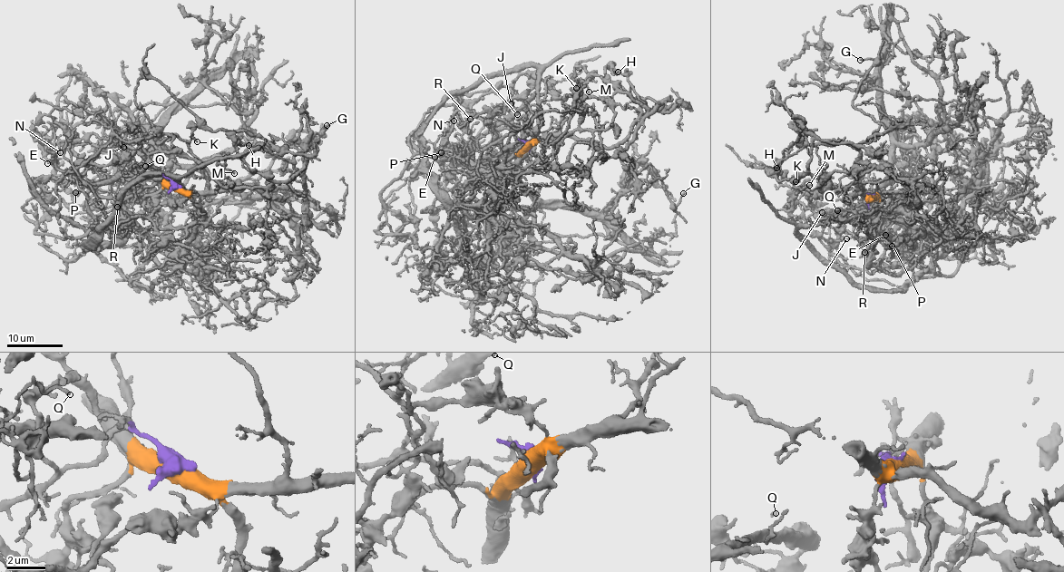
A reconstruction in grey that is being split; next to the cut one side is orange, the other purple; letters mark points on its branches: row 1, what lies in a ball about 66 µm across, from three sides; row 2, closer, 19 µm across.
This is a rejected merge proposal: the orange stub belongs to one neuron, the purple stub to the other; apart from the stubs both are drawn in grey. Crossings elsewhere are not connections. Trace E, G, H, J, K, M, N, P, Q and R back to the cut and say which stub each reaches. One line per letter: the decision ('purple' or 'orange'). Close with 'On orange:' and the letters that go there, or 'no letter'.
E: purple
G: orange
H: orange
J: orange
K: orange
M: orange
N: purple
P: purple
Q: purple
R: purple
On orange: G, H, J, K, M

